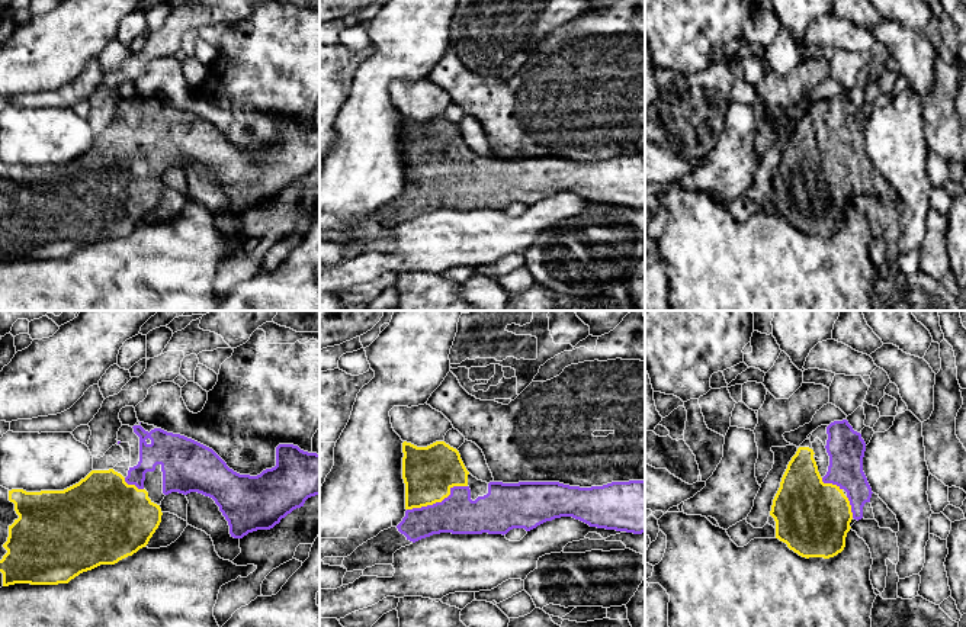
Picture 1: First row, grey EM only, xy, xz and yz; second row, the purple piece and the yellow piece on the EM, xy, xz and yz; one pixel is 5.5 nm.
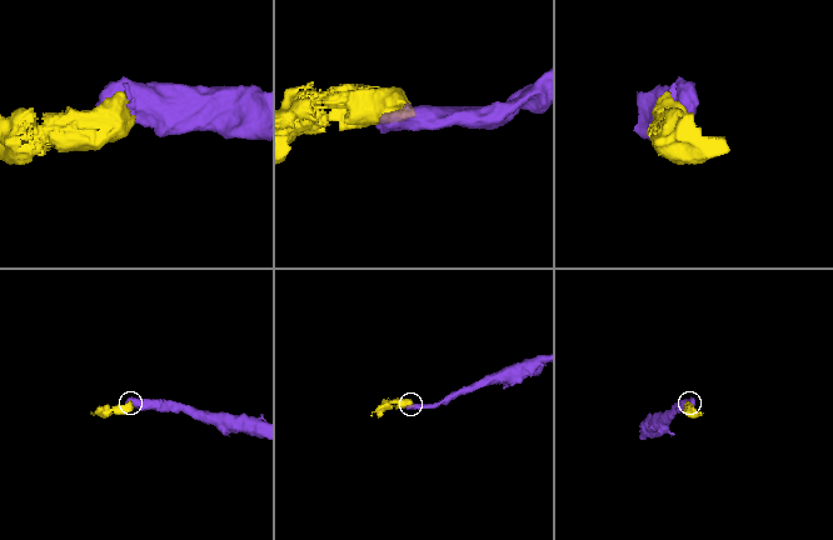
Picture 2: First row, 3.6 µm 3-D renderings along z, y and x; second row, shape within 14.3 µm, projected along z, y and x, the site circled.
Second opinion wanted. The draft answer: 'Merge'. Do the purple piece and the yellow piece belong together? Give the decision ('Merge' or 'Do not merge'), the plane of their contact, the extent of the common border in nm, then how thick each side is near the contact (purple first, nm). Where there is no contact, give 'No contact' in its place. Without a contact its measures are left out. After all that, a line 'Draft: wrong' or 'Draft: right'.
Merge. Touches purple in xz. Shared border 360 nm. Thickness 220 nm (purple) against 280 nm
Draft: right

